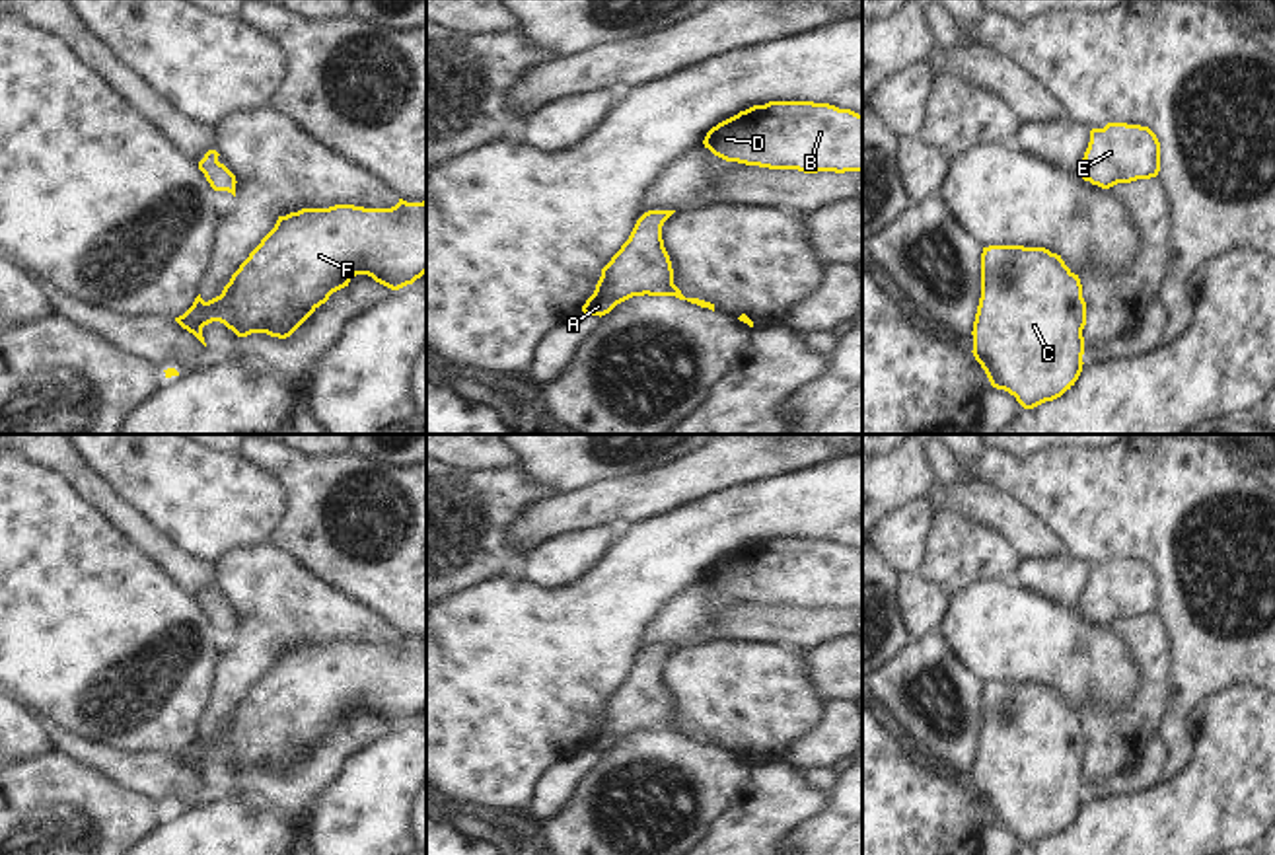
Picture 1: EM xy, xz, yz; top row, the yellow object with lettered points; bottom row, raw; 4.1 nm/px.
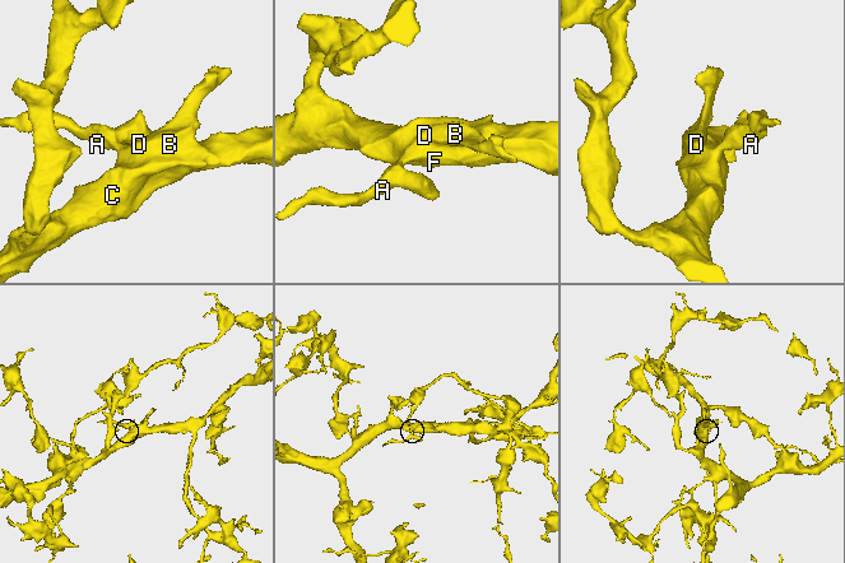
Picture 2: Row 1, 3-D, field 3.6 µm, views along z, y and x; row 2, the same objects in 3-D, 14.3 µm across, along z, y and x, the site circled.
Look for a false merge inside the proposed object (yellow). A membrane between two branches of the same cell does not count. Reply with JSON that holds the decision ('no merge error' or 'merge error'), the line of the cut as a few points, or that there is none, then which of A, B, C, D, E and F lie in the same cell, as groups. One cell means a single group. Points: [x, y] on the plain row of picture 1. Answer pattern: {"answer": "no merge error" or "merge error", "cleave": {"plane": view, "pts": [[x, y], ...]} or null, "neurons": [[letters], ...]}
{"answer": "no merge error", "cleave": null, "neurons": [["A", "B", "C", "D", "E", "F"]]}

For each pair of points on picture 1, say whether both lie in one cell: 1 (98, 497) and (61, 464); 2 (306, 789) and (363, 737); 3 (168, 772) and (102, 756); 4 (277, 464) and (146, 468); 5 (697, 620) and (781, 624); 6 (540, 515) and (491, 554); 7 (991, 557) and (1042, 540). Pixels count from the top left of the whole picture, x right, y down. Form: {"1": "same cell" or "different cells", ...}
{"1": "same cell", "2": "same cell", "3": "same cell", "4": "different cells", "5": "same cell", "6": "different cells", "7": "different cells"}

